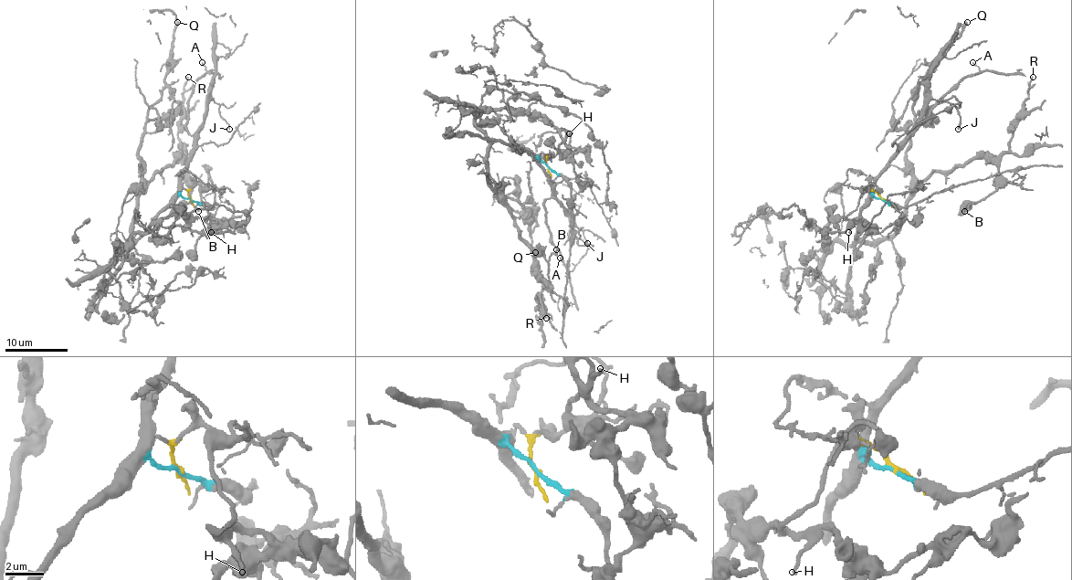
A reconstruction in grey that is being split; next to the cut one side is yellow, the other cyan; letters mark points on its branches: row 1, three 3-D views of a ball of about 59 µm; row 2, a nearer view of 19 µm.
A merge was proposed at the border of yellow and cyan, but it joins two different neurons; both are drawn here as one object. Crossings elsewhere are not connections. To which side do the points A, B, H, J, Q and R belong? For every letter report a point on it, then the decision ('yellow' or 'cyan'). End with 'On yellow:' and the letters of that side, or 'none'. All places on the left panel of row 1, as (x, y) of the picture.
A: place (202, 62); cyan
B: place (198, 211); yellow
H: place (211, 232); yellow
J: place (229, 129); cyan
Q: place (177, 22); yellow
R: place (188, 77); yellow
On yellow: B, H, Q, R

